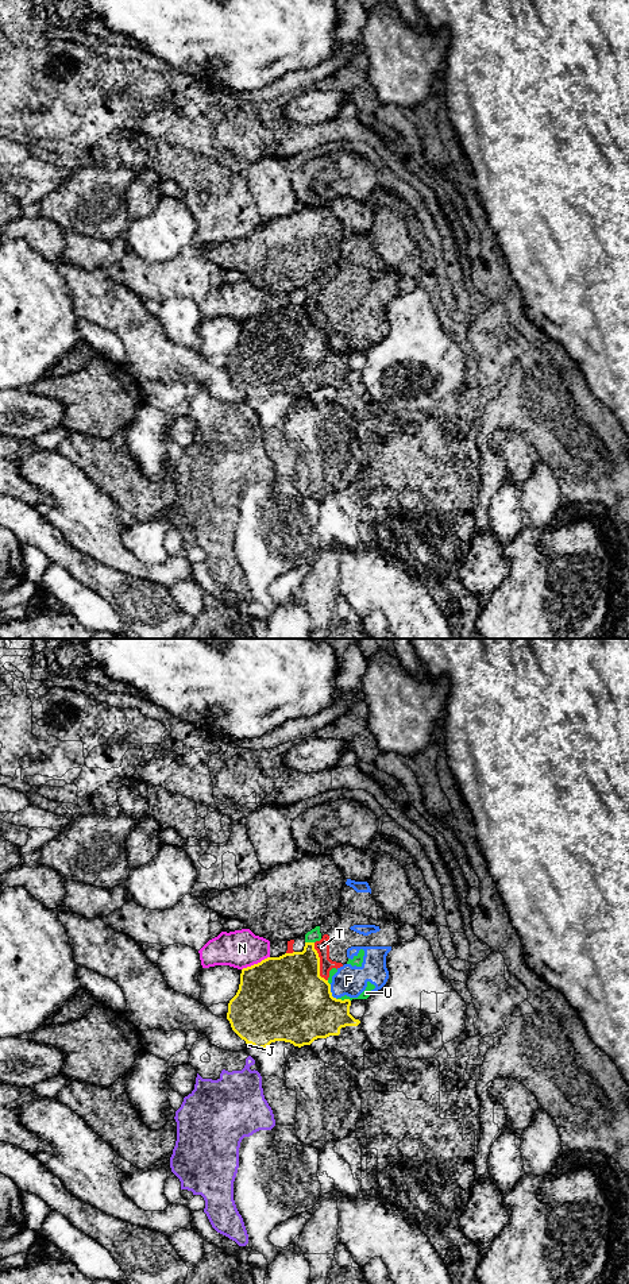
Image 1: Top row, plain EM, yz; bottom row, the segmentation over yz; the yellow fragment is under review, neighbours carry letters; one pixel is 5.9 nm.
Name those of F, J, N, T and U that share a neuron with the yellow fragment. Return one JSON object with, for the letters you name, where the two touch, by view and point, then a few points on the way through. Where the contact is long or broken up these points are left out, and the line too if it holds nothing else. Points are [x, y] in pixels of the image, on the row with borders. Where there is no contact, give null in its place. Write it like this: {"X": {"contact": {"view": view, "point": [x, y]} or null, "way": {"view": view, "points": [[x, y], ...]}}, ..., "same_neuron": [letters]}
{"same_neuron": []}

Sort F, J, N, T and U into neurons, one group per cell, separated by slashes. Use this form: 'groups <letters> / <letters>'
groups F T U / J / N

